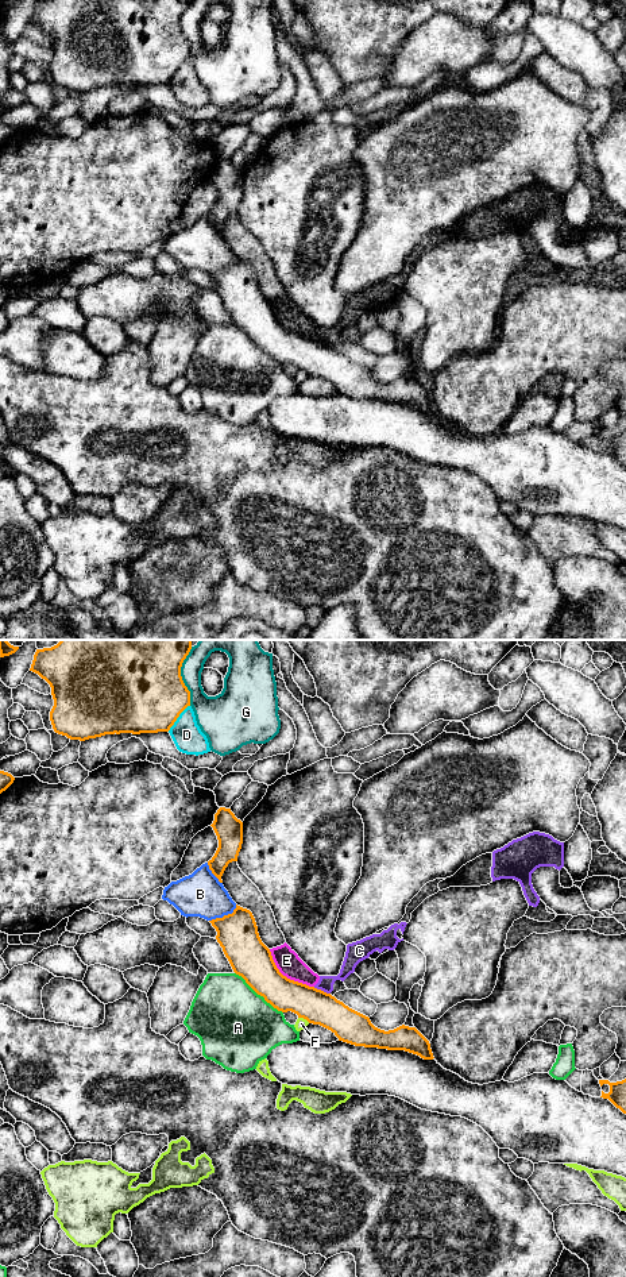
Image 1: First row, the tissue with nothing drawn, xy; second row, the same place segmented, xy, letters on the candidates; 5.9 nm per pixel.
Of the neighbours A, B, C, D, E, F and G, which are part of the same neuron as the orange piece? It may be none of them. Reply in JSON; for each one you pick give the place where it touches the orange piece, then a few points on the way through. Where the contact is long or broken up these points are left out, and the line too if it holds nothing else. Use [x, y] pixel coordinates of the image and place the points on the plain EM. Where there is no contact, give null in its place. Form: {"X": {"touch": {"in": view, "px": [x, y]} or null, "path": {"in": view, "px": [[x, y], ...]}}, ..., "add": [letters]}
{"add": []}

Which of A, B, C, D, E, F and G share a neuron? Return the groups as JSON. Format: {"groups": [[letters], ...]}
{"groups": [["A"], ["B"], ["C", "E"], ["D"], ["F"], ["G"]]}

